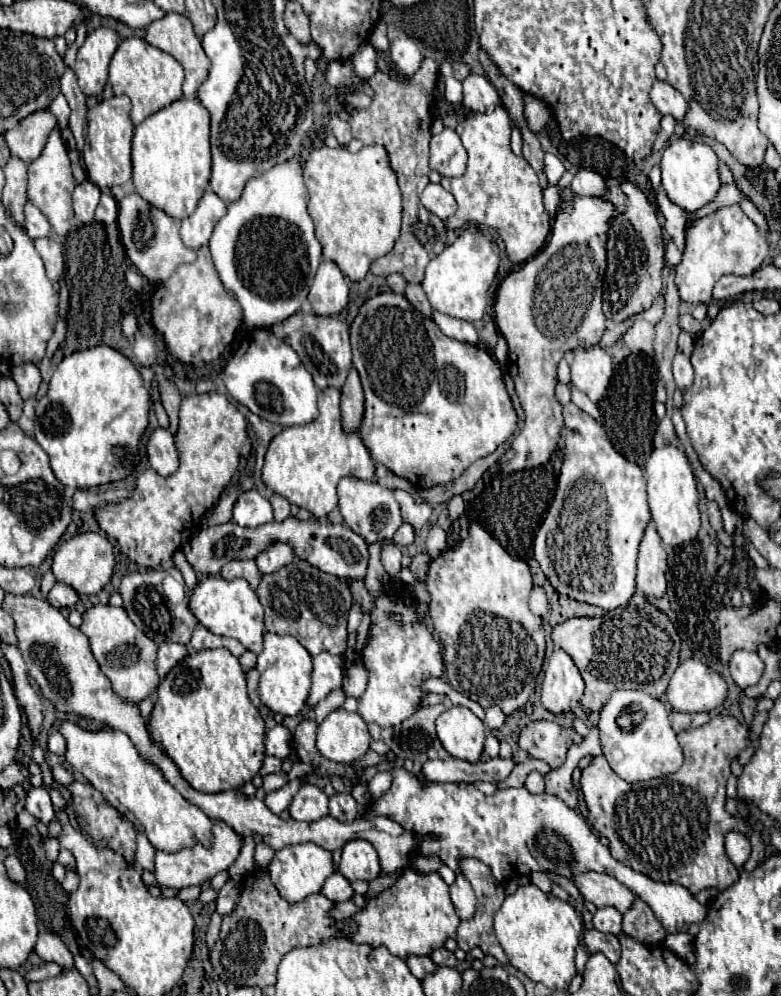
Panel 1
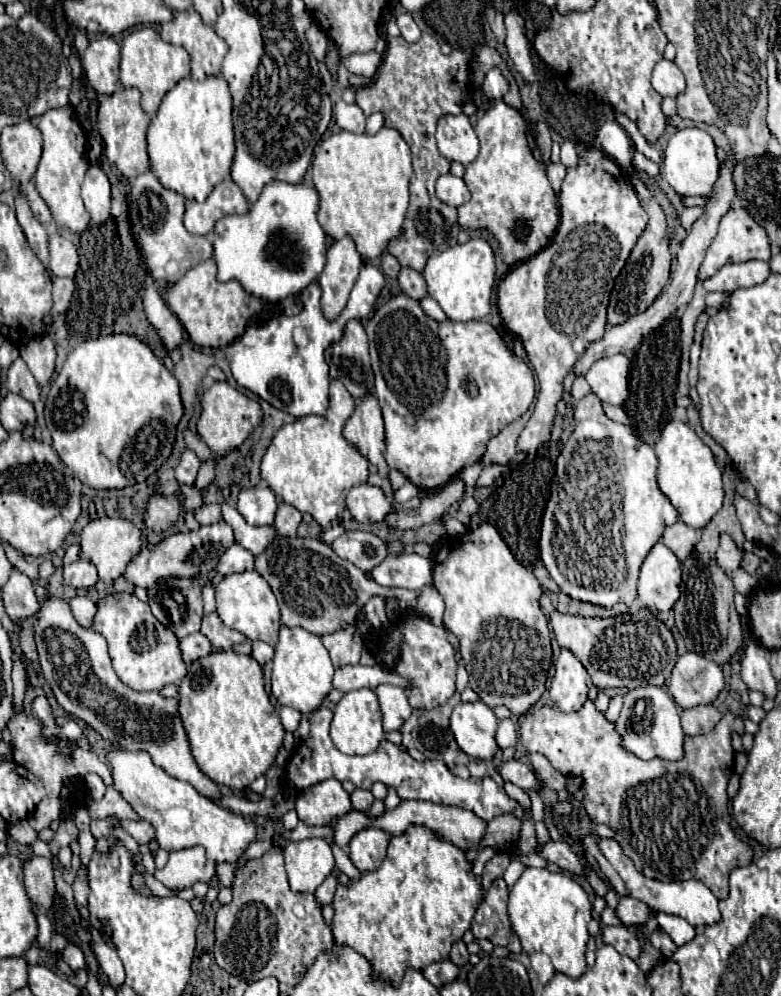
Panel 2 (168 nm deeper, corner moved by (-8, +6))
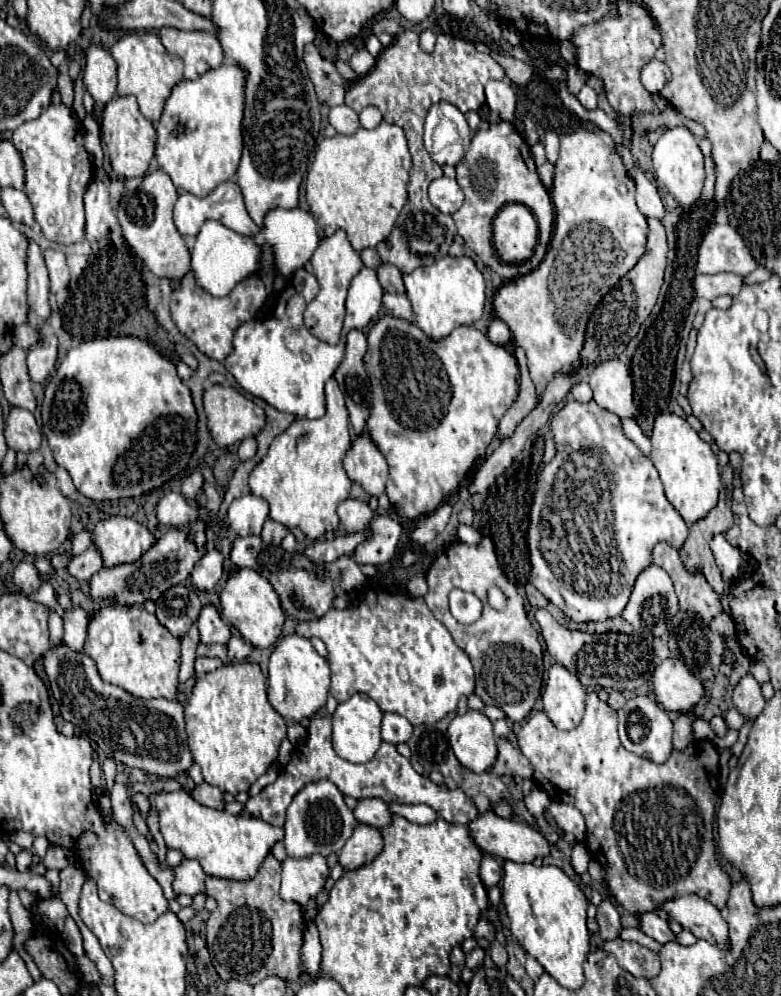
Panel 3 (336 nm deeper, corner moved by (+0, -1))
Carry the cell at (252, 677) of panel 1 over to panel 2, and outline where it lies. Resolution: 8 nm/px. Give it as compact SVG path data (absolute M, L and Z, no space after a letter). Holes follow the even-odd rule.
M253 641L251 647L253 647L251 655L253 655L261 665L273 659L273 647L271 647L271 645L267 645L267 643L259 643L259 641Z

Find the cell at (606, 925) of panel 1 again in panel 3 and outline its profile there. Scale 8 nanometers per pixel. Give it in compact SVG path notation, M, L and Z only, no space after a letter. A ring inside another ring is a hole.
M655 910L651 912L645 912L645 914L639 914L639 930L651 938L655 938L659 944L665 944L669 940L675 940L673 932L669 930L669 924L667 920L663 920Z

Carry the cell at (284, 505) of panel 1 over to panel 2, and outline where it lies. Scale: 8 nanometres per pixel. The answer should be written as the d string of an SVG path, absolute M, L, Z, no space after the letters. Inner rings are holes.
M279 503L275 523L273 523L273 529L277 531L277 535L293 537L297 533L299 523L301 523L301 513L287 503Z

